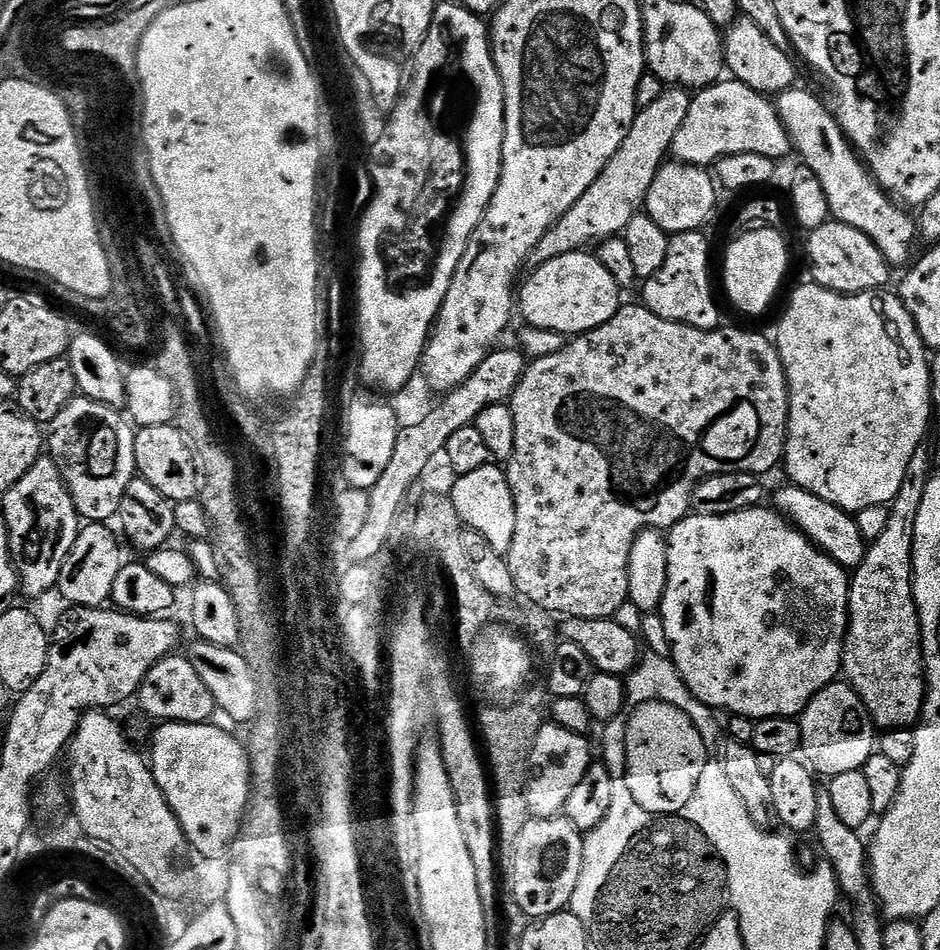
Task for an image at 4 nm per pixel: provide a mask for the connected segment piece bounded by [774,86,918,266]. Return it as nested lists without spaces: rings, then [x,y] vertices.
[[[793,86],[779,93],[775,97],[774,105],[776,113],[786,126],[788,137],[792,139],[795,155],[800,155],[804,159],[801,160],[803,167],[814,170],[818,182],[822,182],[822,190],[826,190],[829,213],[841,224],[854,226],[854,230],[862,230],[862,234],[866,234],[866,238],[870,238],[874,246],[882,250],[889,265],[907,265],[912,243],[917,243],[918,240],[917,221],[913,217],[911,220],[904,213],[907,211],[872,177],[864,161],[838,126],[829,105],[823,104],[814,93],[800,87]]]

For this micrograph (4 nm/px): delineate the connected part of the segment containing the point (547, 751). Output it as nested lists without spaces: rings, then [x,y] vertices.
[[[551,722],[543,723],[538,730],[528,757],[530,775],[528,788],[524,792],[529,813],[533,817],[547,818],[563,813],[566,798],[570,798],[574,786],[578,786],[582,774],[586,774],[594,760],[594,756],[588,753],[588,744],[584,739],[581,733],[571,732]]]

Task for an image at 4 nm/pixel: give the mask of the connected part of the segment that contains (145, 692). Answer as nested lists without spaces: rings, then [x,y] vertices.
[[[171,654],[161,658],[160,661],[146,674],[141,683],[138,701],[140,708],[155,722],[171,722],[173,724],[207,724],[213,719],[212,715],[217,715],[216,699],[210,690],[206,690],[206,682],[198,678],[198,670],[188,661],[187,655]]]

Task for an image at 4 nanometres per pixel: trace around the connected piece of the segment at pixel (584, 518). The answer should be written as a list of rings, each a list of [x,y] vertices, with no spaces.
[[[628,306],[621,307],[620,312],[614,314],[614,318],[610,318],[610,322],[606,322],[594,330],[584,332],[580,336],[569,339],[564,347],[559,348],[554,354],[535,357],[525,367],[518,386],[512,391],[510,407],[514,414],[514,450],[512,451],[512,456],[506,462],[506,471],[508,473],[508,485],[514,494],[516,521],[514,522],[514,542],[510,542],[510,550],[506,553],[506,559],[510,568],[510,575],[514,580],[516,592],[520,596],[521,594],[524,595],[528,599],[524,600],[529,605],[543,609],[549,614],[555,614],[557,612],[560,618],[613,619],[619,608],[623,604],[628,603],[628,559],[630,558],[630,550],[634,546],[637,534],[649,530],[671,530],[679,520],[689,515],[693,490],[696,489],[700,481],[708,479],[709,476],[721,476],[723,472],[765,474],[764,472],[770,471],[775,464],[777,467],[784,459],[784,443],[788,437],[788,379],[784,373],[784,363],[780,357],[780,352],[769,337],[767,340],[760,332],[747,332],[744,328],[727,328],[727,326],[712,328],[710,330],[698,330],[694,326],[686,326],[678,322],[670,322],[666,318],[658,318],[658,314],[654,314],[649,308],[643,306],[637,306],[637,308],[628,308]]]

